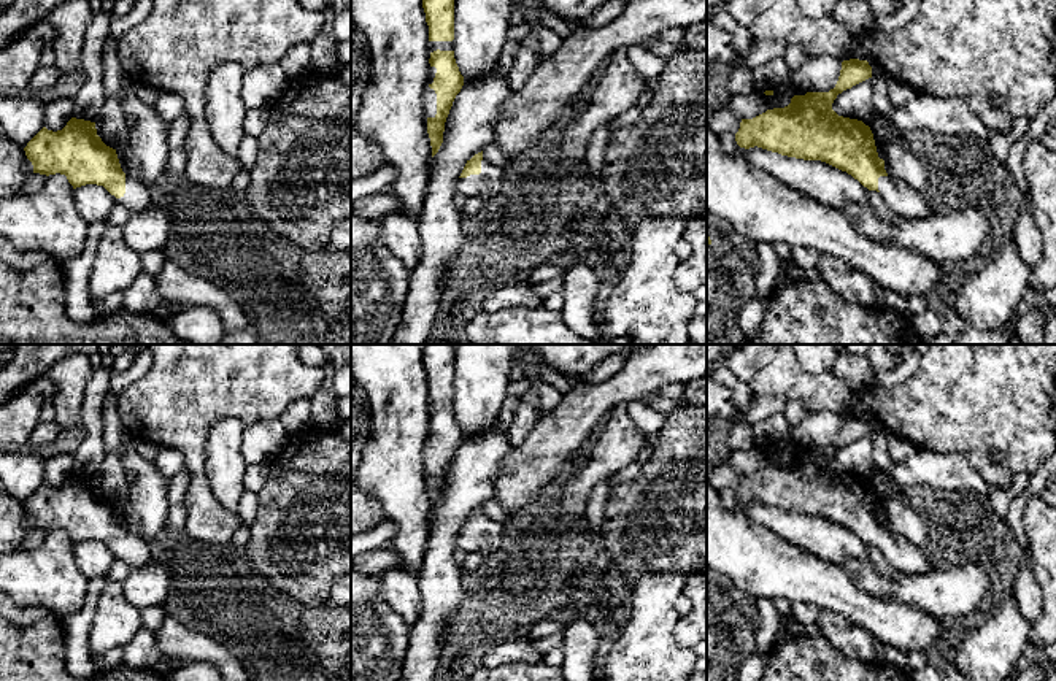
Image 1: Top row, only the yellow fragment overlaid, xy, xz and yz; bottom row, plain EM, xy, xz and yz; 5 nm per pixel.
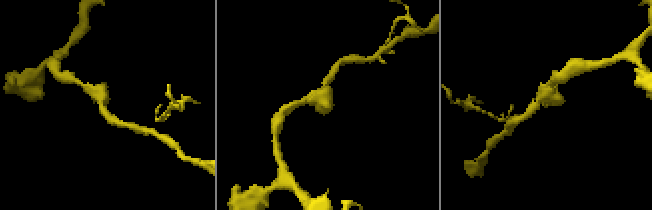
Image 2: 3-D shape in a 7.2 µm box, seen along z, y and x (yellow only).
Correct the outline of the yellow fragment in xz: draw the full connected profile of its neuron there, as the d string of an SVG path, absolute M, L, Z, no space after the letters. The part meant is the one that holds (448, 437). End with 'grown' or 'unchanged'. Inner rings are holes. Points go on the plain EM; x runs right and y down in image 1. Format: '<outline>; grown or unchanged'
M426 344L422 364L430 406L424 467L434 513L443 498L445 478L453 457L464 441L464 432L454 414L454 344Z; grown

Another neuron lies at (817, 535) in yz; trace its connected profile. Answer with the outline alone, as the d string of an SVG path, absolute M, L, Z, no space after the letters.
M738 502L738 510L788 543L826 562L842 565L848 559L870 560L867 543L826 517L788 513L757 502L750 505Z

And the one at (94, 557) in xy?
M86 540L73 544L73 554L79 570L89 578L106 578L114 557L111 549L97 540Z

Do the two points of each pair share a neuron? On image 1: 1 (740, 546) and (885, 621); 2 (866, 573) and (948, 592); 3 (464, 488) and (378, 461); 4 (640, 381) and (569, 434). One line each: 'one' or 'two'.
1: one
2: one
3: two
4: one

